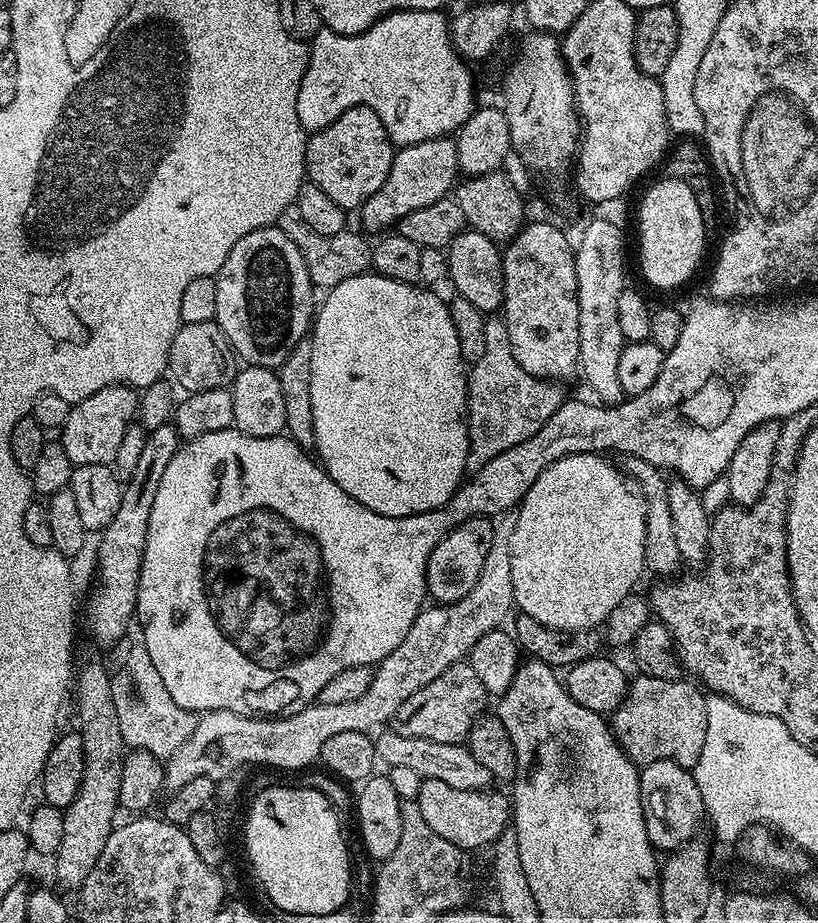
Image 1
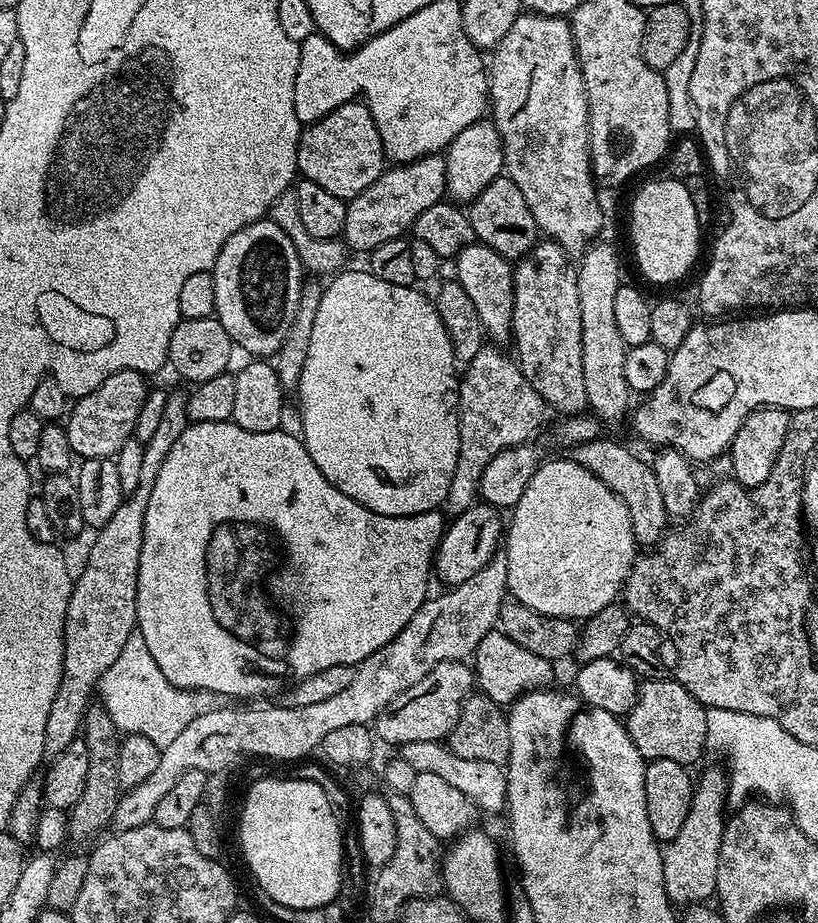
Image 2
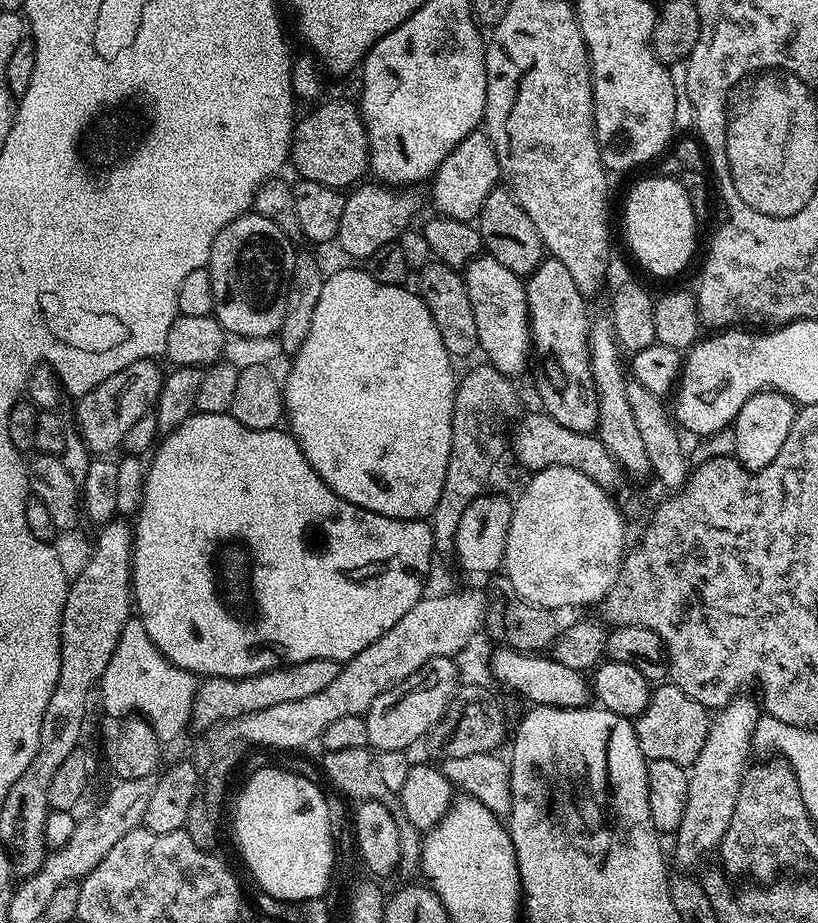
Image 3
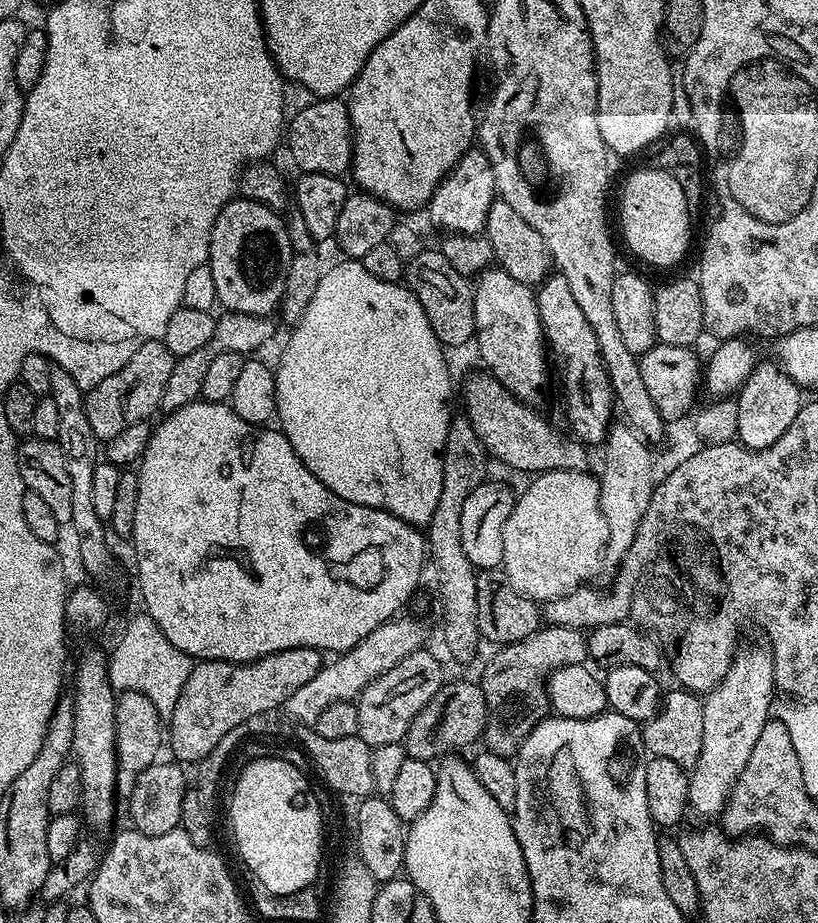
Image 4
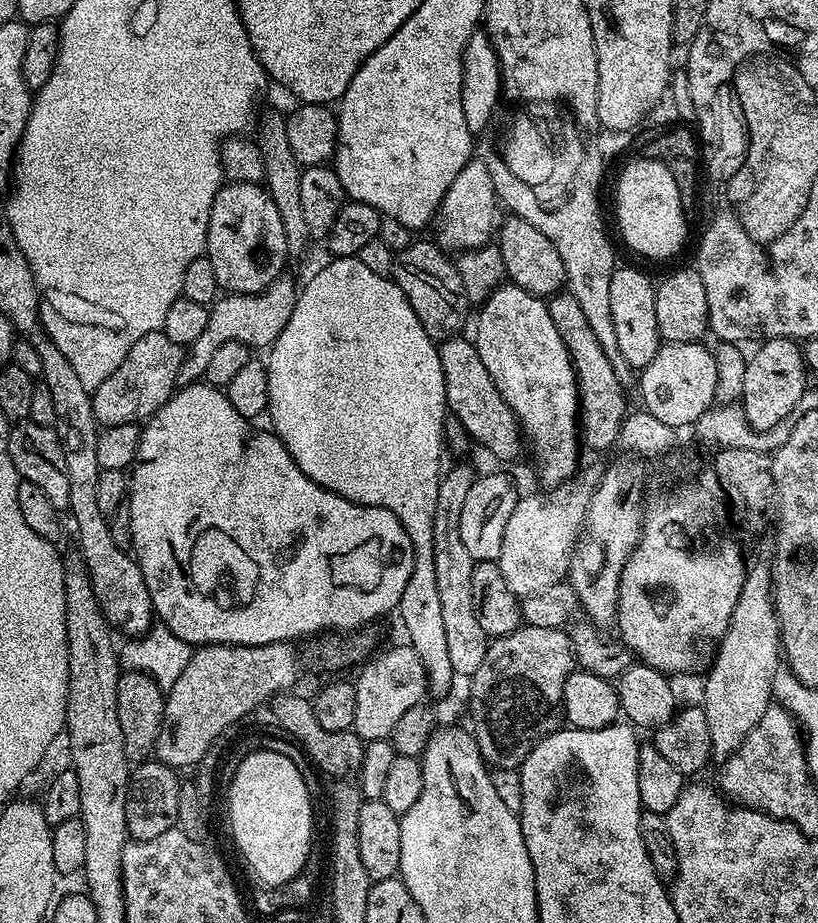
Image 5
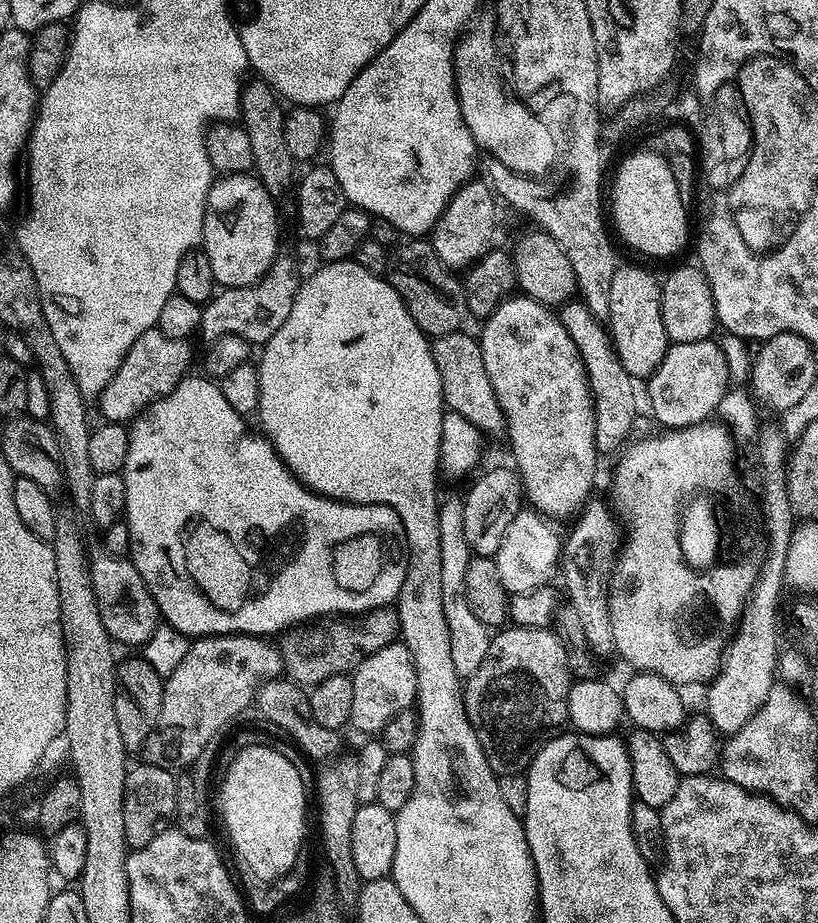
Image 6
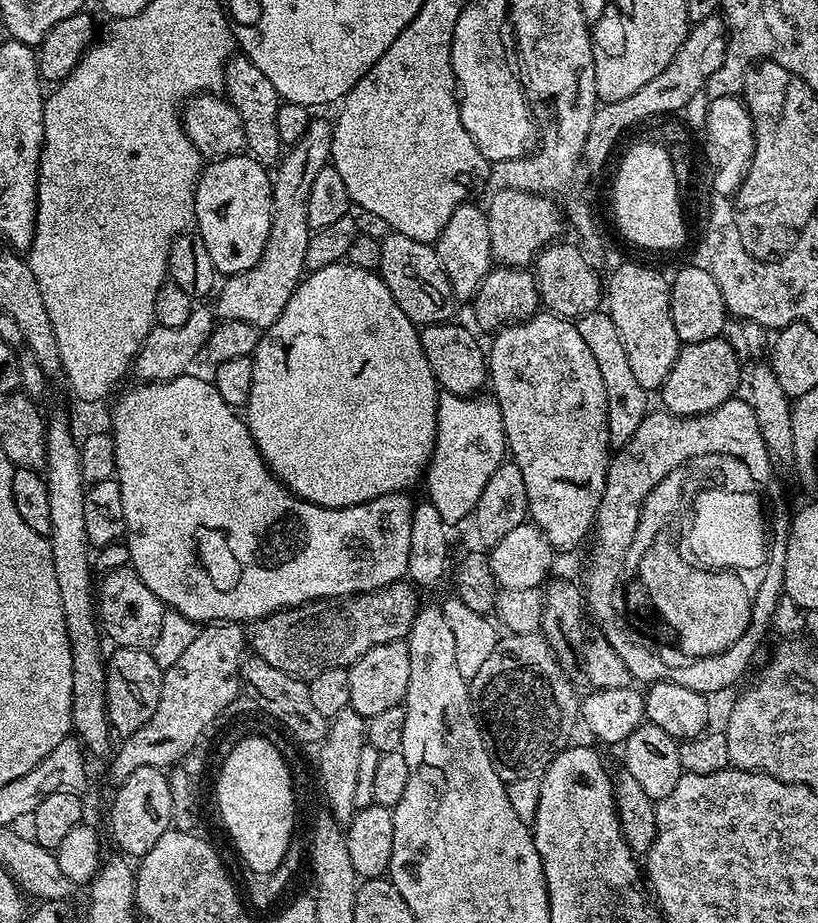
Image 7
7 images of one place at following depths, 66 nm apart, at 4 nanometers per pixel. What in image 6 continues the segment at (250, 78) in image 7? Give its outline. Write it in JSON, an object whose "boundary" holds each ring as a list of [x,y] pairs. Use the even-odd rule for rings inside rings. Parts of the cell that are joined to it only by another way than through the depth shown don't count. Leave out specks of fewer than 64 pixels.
{"boundary":[[[256,78],[254,82],[248,83],[240,92],[240,124],[250,139],[250,152],[253,171],[266,186],[268,193],[274,198],[280,198],[284,190],[293,185],[292,174],[296,162],[286,147],[284,132],[283,109],[274,108],[276,94],[263,80]]]}

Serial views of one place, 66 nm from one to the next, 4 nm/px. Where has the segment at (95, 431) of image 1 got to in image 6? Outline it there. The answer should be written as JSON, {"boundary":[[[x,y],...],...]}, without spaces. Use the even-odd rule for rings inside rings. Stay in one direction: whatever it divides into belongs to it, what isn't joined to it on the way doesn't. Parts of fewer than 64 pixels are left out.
{"boundary":[[[157,327],[147,328],[145,332],[138,334],[134,346],[130,346],[114,378],[110,378],[110,382],[98,397],[100,412],[104,415],[101,417],[109,424],[123,425],[153,400],[172,392],[176,383],[183,380],[191,369],[188,367],[192,364],[192,348],[188,343],[187,339],[179,340],[162,334]]]}

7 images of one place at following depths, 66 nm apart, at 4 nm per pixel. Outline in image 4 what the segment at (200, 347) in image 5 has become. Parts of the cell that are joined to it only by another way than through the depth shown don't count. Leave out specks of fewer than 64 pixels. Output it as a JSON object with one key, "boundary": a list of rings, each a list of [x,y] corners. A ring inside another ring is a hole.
{"boundary":[[[228,312],[224,314],[224,317],[221,315],[217,319],[216,329],[210,343],[202,346],[200,350],[194,350],[194,354],[186,354],[177,359],[174,370],[170,370],[170,379],[166,382],[166,390],[162,390],[160,408],[165,413],[169,413],[197,399],[202,390],[202,382],[206,378],[206,370],[210,370],[210,362],[216,357],[217,352],[227,352],[233,346],[238,346],[241,353],[255,353],[252,351],[262,347],[272,336],[270,321],[268,316],[247,316],[241,312]]]}

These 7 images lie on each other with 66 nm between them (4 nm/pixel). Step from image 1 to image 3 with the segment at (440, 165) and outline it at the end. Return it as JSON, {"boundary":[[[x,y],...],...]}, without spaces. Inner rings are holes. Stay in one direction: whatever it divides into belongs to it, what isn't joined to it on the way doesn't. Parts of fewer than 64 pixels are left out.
{"boundary":[[[383,182],[361,183],[359,186],[353,187],[351,191],[345,195],[344,201],[346,207],[342,209],[342,223],[338,225],[338,234],[335,243],[340,244],[340,248],[348,256],[360,260],[356,262],[367,261],[370,254],[374,254],[374,250],[379,250],[387,244],[395,244],[399,241],[401,234],[409,231],[412,215],[416,212],[416,207],[420,204],[420,196],[408,186],[392,187]]]}

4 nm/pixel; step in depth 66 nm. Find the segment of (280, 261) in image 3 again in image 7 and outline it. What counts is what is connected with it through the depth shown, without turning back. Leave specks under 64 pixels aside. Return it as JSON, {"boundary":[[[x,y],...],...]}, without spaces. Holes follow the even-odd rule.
{"boundary":[[[249,154],[224,156],[203,165],[196,179],[196,215],[195,231],[206,246],[206,254],[210,254],[210,262],[214,262],[217,273],[227,278],[237,276],[262,258],[262,250],[266,250],[266,238],[270,238],[270,222],[272,221],[272,176],[269,169],[260,164]]]}

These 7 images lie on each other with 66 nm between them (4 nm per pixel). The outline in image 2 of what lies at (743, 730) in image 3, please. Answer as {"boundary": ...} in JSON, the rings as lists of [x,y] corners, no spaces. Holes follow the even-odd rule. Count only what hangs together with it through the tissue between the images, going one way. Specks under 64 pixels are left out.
{"boundary":[[[721,771],[708,772],[701,779],[699,777],[682,829],[662,850],[663,882],[666,883],[667,896],[673,905],[705,903],[715,895],[718,856],[721,853],[722,834],[728,821],[726,806],[728,807],[727,777]]]}

